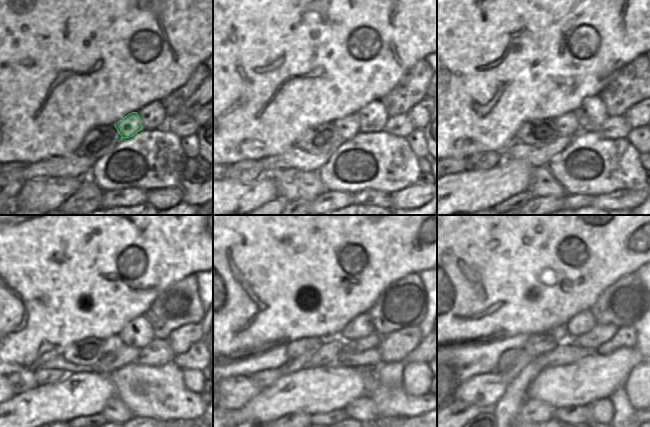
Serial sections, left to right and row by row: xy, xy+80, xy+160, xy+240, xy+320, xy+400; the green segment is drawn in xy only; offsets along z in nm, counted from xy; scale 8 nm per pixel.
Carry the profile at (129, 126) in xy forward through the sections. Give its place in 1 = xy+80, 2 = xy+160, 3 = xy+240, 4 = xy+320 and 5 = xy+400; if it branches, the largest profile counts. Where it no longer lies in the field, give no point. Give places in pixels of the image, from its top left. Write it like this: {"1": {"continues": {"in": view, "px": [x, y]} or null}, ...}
{"1": {"continues": {"in": "xy+80", "px": [347, 127]}}, "2": {"continues": {"in": "xy+160", "px": [567, 125]}}, "3": {"continues": {"in": "xy+240", "px": [112, 343]}}, "4": {"continues": {"in": "xy+320", "px": [327, 354]}}, "5": {"continues": {"in": "xy+400", "px": [506, 411]}}}

